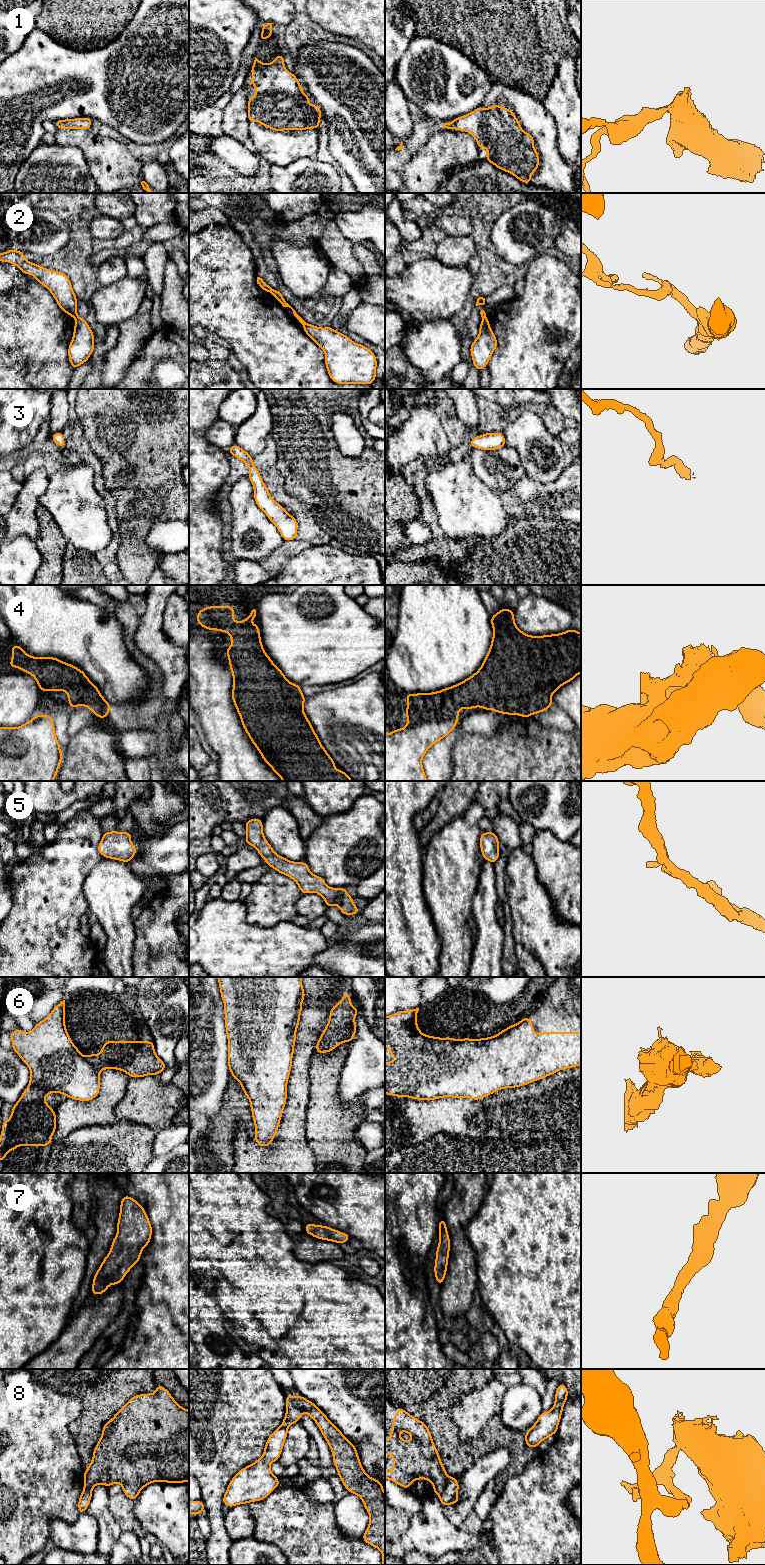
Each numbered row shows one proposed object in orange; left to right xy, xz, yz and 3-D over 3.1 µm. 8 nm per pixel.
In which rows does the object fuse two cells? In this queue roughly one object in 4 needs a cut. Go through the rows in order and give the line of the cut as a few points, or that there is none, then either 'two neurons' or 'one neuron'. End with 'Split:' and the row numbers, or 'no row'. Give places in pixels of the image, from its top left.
1: cut none; one neuron
2: cut xz (273, 290), (271, 292); two neurons
3: cut none; one neuron
4: cut none; one neuron
5: cut none; one neuron
6: cut none; one neuron
7: cut none; one neuron
8: cut yz (449, 1476), (444, 1489), (439, 1495); two neurons
Split: 2, 8

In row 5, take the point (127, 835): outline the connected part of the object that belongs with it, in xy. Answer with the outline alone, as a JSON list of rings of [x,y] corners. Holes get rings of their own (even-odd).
[[[131,832],[103,833],[98,851],[104,858],[130,863],[137,852],[137,847],[131,843],[131,838]]]

